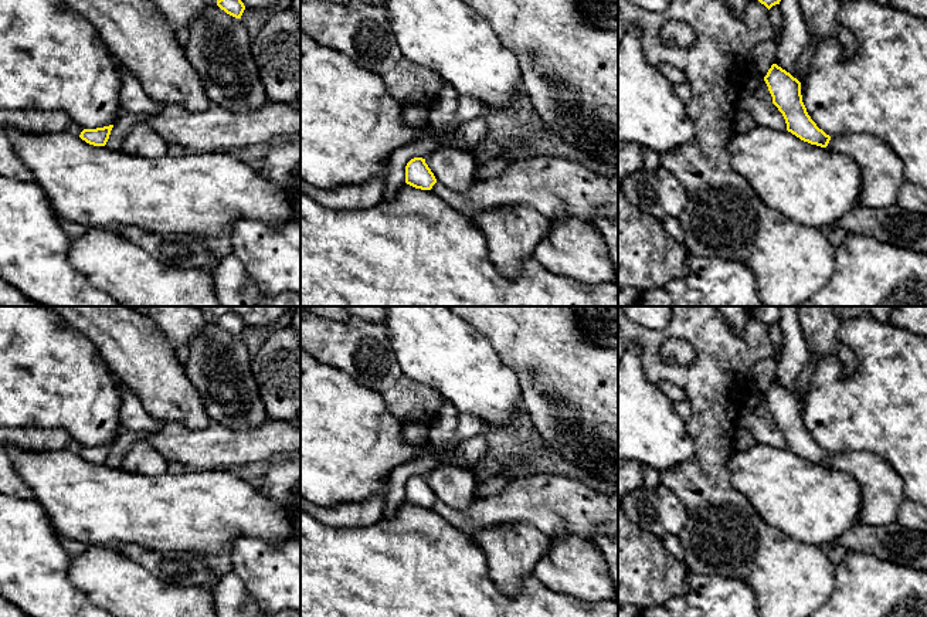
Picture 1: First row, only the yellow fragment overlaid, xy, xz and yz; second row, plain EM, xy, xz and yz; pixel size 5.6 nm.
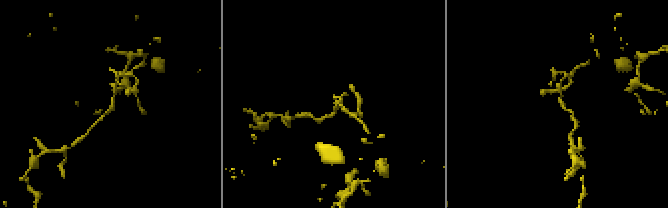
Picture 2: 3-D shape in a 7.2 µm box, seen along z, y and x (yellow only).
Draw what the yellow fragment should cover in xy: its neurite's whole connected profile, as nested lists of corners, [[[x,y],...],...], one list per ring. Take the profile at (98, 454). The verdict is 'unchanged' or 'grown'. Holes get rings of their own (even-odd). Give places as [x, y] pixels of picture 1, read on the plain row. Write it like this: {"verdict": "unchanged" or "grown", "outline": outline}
{"verdict": "unchanged", "outline": [[[113,443],[96,445],[96,447],[84,447],[79,455],[89,462],[105,464],[109,457],[112,445]]]}

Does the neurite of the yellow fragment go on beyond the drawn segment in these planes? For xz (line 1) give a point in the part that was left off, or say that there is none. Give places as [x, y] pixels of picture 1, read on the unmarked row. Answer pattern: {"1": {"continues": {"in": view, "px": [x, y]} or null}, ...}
{"1": {"continues": null}}

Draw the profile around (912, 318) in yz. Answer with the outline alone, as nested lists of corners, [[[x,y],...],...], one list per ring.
[[[896,306],[889,323],[927,338],[927,306]]]

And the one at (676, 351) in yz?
[[[668,339],[661,345],[661,356],[665,362],[692,365],[695,362],[695,349],[685,339]]]

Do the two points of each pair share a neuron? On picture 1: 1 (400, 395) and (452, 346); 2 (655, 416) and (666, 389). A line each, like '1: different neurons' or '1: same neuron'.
1: different neurons
2: different neurons

